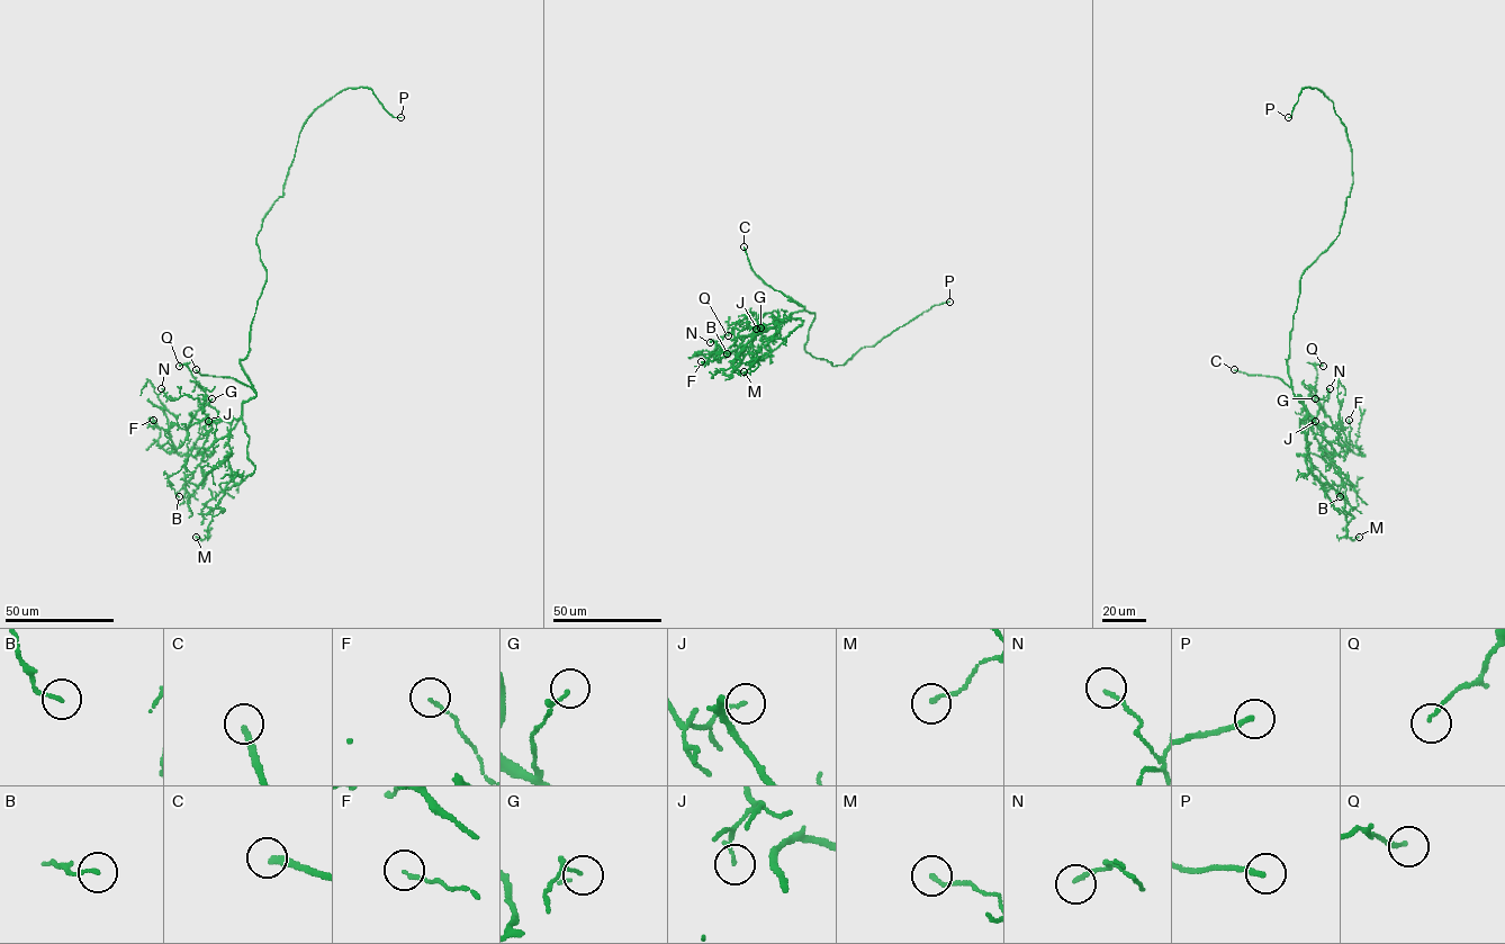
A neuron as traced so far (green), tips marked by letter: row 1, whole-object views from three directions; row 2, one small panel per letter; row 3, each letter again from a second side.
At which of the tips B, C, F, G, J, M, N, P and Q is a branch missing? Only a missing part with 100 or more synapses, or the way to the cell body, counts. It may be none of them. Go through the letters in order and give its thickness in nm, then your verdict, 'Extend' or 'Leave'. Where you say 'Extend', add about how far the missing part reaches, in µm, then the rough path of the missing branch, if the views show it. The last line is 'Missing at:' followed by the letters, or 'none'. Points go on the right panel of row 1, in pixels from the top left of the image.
B: Thickness 120 nm. Leave
C: Thickness 240 nm. Extend. Missing length about 20 µm. Course of what is missing: (1234, 369), (1220, 370), (1206, 389)
F: Thickness 120 nm. Leave
G: Thickness 130 nm. Leave
J: Thickness 130 nm. Leave
M: Thickness 140 nm. Leave
N: Thickness 120 nm. Leave
P: Thickness 180 nm. Leave
Q: Thickness 140 nm. Leave
Missing at: C

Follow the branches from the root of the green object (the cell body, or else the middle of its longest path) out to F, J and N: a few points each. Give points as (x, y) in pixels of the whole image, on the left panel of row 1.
F: (266, 284), (250, 351), (240, 361), (255, 394), (242, 415), (221, 420), (205, 405), (170, 453), (153, 420)
J: (266, 284), (251, 327), (250, 351), (240, 361), (255, 395), (243, 403), (239, 419), (208, 421)
N: (266, 284), (250, 351), (240, 361), (255, 394), (242, 415), (212, 422), (197, 398), (170, 399), (161, 388)

